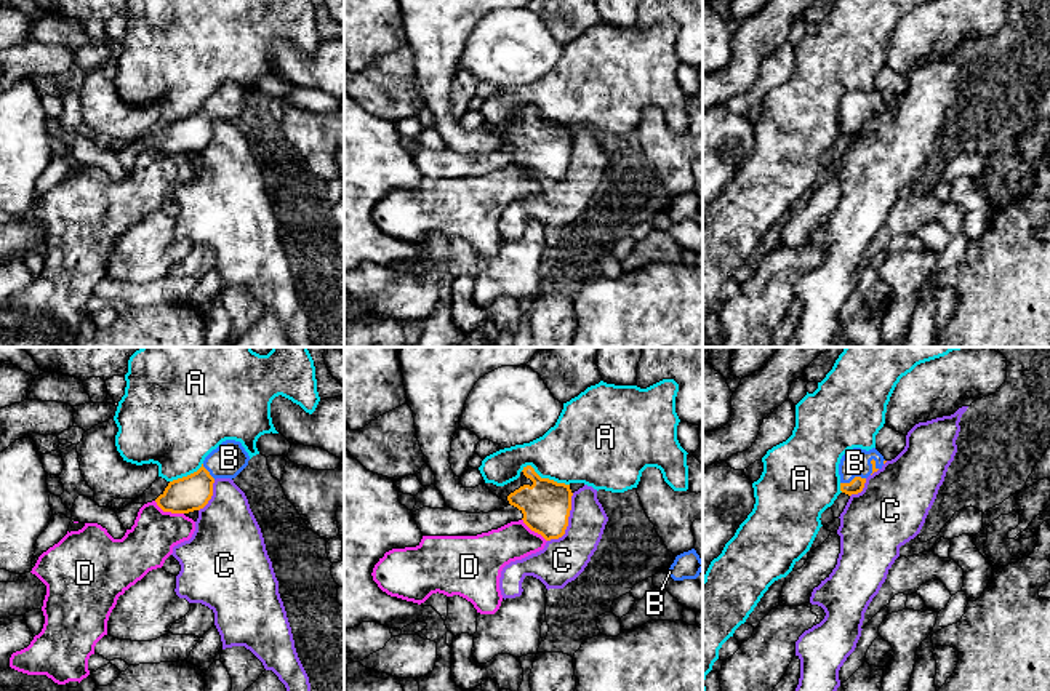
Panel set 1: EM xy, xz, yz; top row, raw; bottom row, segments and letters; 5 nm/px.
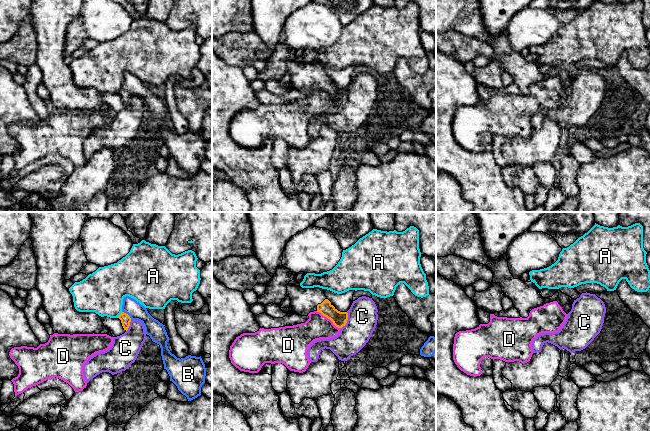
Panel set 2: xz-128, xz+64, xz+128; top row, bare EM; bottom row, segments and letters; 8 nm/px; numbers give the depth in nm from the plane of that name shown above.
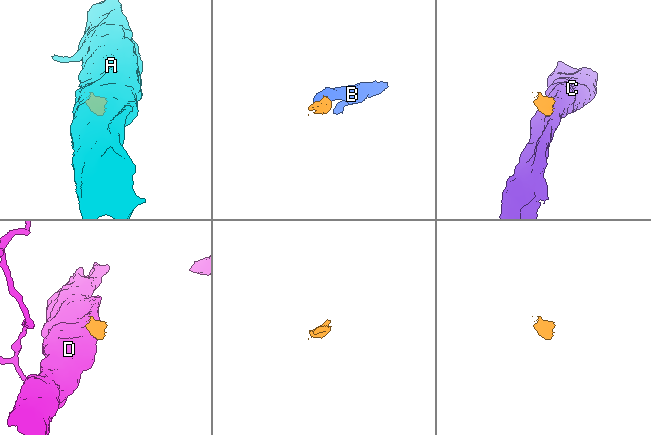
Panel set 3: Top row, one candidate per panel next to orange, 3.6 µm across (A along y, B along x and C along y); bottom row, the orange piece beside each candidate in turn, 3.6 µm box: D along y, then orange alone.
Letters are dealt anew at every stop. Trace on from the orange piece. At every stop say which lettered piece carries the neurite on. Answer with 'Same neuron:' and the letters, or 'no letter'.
Same neuron: B

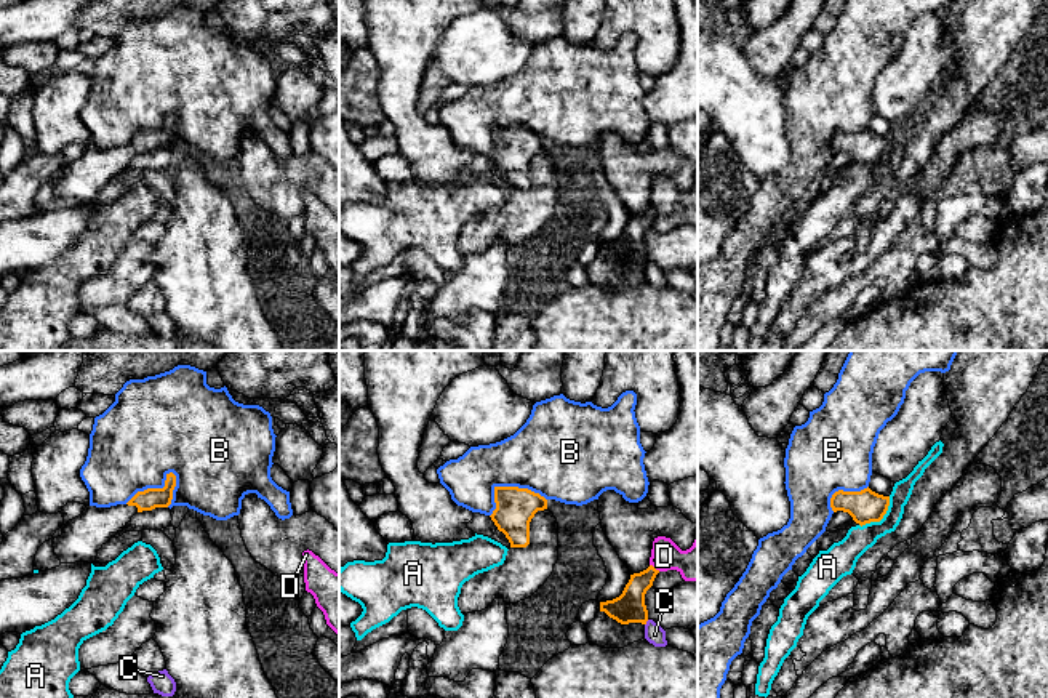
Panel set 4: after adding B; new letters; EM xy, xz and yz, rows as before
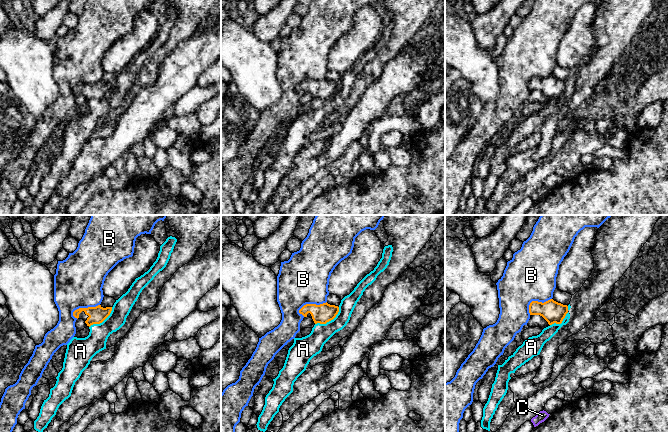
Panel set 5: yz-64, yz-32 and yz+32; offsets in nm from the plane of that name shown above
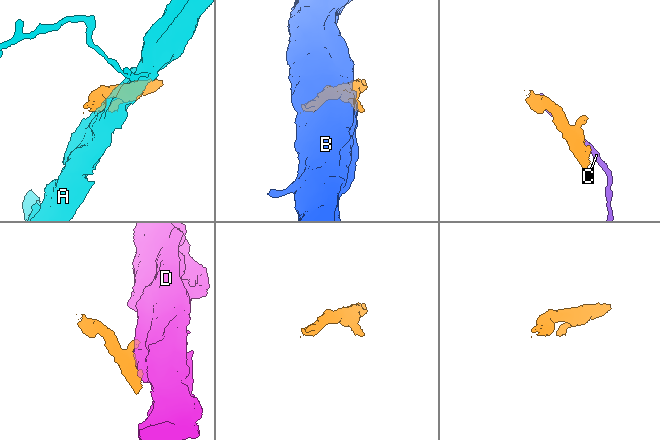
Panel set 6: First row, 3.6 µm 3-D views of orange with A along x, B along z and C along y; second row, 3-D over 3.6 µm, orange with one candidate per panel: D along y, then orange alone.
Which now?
Same neuron: no letter

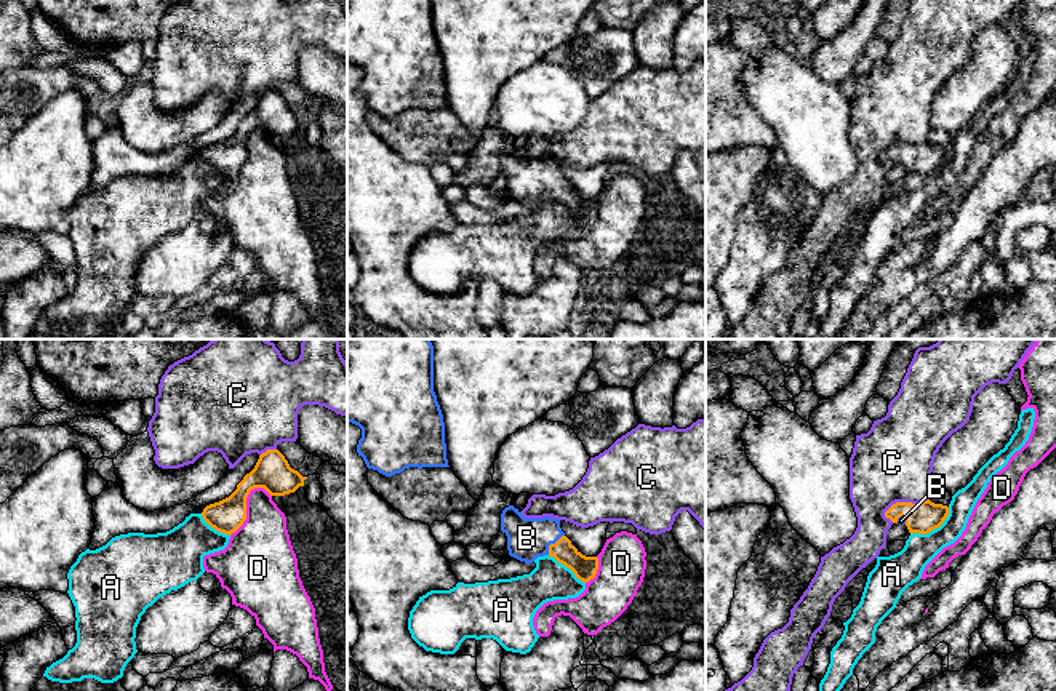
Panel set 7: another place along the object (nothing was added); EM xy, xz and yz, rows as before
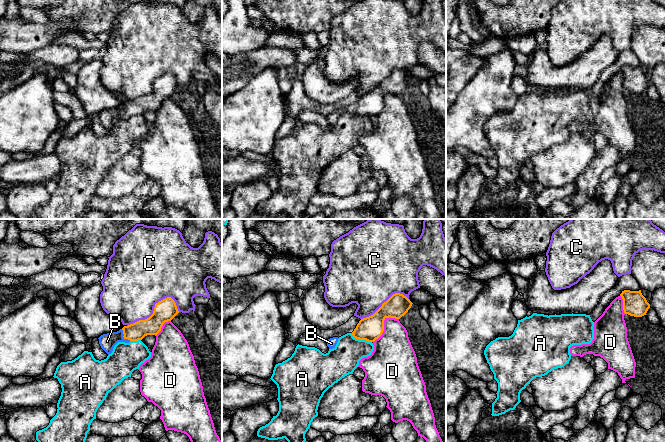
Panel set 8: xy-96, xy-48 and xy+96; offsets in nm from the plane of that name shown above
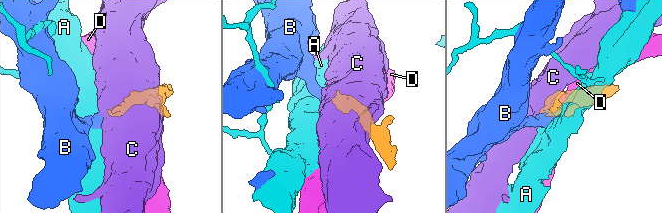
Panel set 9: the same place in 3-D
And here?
Same neuron: B

